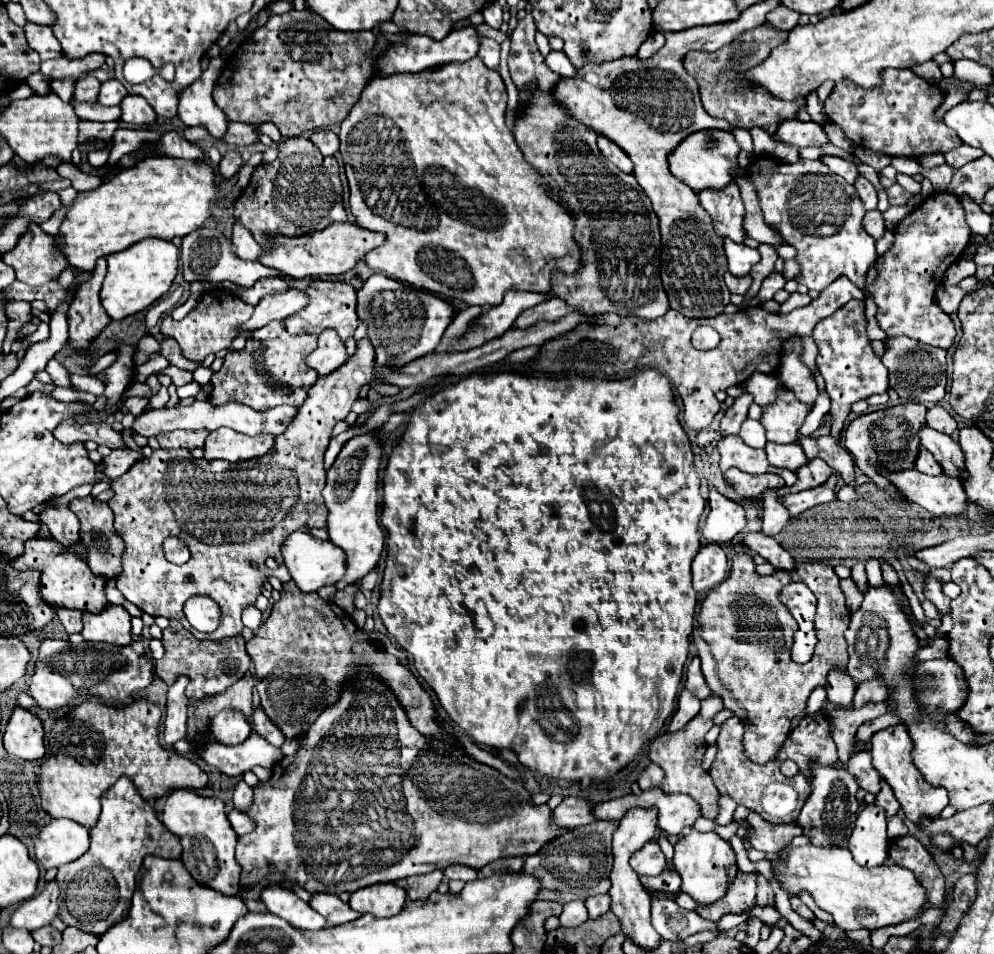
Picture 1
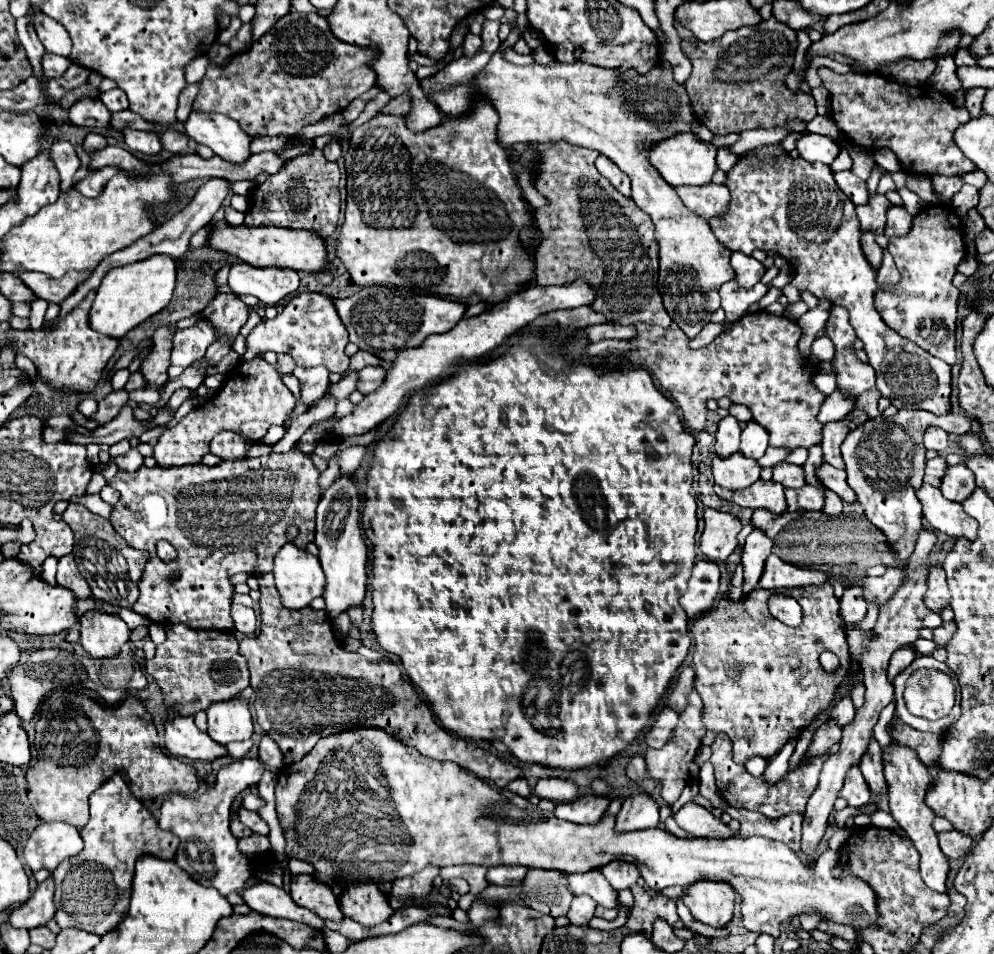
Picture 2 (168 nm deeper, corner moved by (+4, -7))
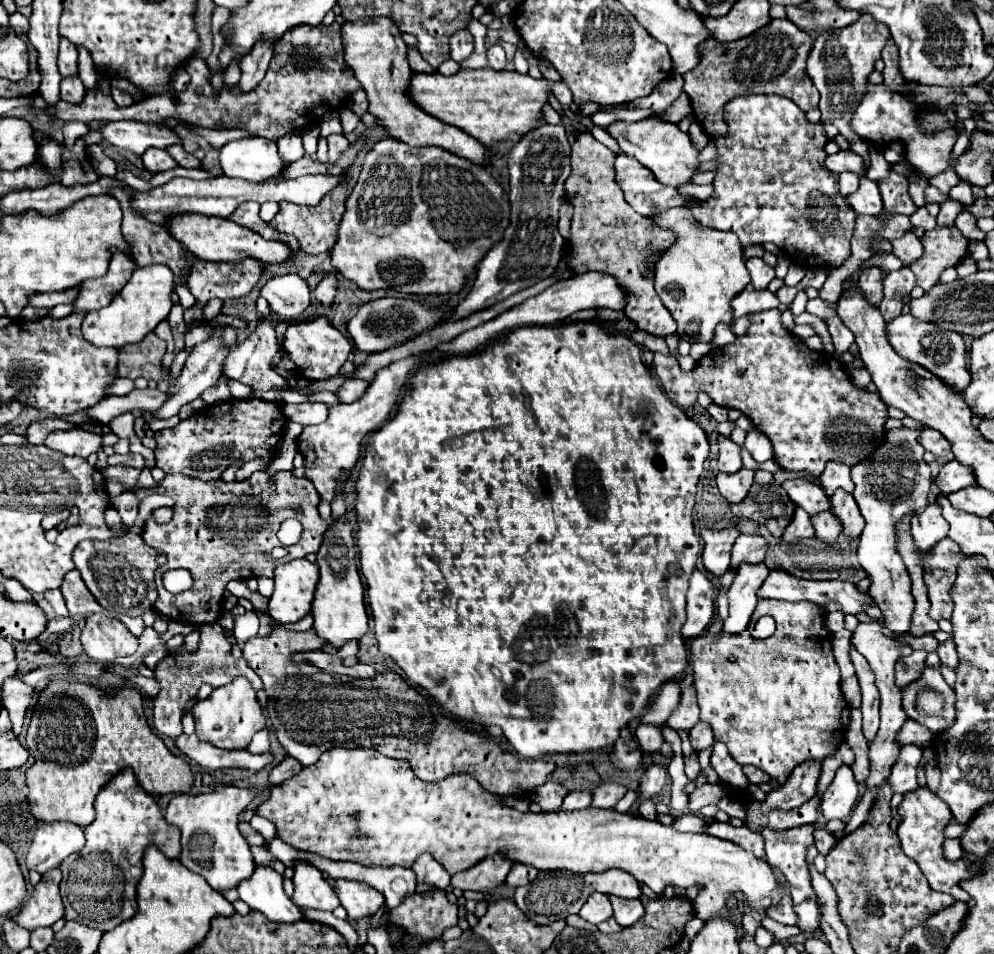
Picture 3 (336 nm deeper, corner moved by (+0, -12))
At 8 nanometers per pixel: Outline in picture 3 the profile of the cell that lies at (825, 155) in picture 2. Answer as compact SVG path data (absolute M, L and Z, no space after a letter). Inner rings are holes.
M846 149L846 151L838 151L834 155L826 155L824 159L824 167L836 175L844 173L844 171L854 171L858 175L864 175L864 163L862 157L856 155L854 151Z

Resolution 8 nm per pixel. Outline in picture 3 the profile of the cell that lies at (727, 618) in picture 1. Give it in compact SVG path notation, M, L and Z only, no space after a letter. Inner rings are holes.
M760 599L756 605L756 611L750 619L750 625L746 631L742 633L704 633L700 637L694 637L690 641L690 661L692 661L692 671L694 671L694 687L698 693L698 705L700 705L700 719L706 721L712 731L714 731L714 739L722 741L728 745L730 755L736 763L740 765L756 765L758 769L766 771L770 777L778 779L780 783L786 781L786 777L790 775L790 771L800 765L802 761L808 759L824 759L832 753L836 753L836 745L840 745L844 741L850 717L848 717L848 703L840 691L840 669L836 665L834 653L832 653L832 641L830 641L830 631L826 629L826 611L822 605L816 605L812 601L798 601L798 603L790 603L790 601L776 601L776 599ZM762 615L770 615L776 621L776 633L774 637L768 639L756 639L752 637L752 627L758 621L758 617Z

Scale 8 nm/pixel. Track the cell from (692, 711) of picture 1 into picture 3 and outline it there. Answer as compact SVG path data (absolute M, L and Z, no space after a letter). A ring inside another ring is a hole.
M638 725L636 729L636 739L642 747L642 751L648 751L648 753L656 753L662 749L664 745L664 735L662 735L662 729L656 727L656 725Z

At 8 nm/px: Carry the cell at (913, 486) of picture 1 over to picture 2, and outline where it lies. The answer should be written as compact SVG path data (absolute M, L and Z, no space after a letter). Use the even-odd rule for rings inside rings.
M922 484L920 490L916 490L918 500L924 508L924 518L930 522L930 526L942 534L948 534L952 538L976 538L976 520L970 518L962 504L950 502L942 496L942 492L930 484Z

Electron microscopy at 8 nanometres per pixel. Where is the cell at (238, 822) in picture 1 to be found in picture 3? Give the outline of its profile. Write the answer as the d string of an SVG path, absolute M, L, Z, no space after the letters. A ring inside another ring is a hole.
M240 823L238 827L240 827L242 837L244 837L250 845L264 845L264 837L262 837L256 829L252 829L248 823Z

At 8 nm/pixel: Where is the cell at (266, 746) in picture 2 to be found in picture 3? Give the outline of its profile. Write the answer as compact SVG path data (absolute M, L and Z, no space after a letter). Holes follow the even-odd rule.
M286 757L282 763L278 763L272 771L270 771L270 785L280 785L282 781L290 779L294 773L298 773L298 769L302 769L302 765L298 761L294 761L294 757Z

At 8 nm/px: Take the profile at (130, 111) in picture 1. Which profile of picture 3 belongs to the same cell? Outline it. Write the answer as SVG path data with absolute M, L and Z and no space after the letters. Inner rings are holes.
M150 147L146 149L146 153L142 155L142 163L148 171L168 171L168 169L174 169L178 167L178 163L164 151L164 149L158 149L158 147Z

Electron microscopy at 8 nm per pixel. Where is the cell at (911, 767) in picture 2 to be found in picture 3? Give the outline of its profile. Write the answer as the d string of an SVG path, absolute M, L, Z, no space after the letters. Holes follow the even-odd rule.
M918 787L916 791L910 791L904 795L902 803L898 805L898 815L902 817L900 819L900 825L898 825L898 837L900 837L900 843L902 843L902 849L908 857L912 857L918 867L922 869L922 873L926 875L930 887L934 891L940 891L940 893L948 893L952 895L956 901L970 901L970 895L966 891L960 889L960 881L962 879L970 879L978 873L968 869L968 861L962 859L962 861L956 861L956 863L950 863L942 857L942 841L944 841L944 835L942 835L942 829L948 825L952 813L948 809L948 805L934 793L930 791L928 787Z

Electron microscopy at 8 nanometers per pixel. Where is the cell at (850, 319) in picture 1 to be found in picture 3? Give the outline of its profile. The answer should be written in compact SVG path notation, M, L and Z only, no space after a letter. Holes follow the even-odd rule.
M828 461L826 469L822 473L822 487L828 495L834 495L834 489L846 489L846 491L854 491L854 483L850 479L850 467L838 461Z

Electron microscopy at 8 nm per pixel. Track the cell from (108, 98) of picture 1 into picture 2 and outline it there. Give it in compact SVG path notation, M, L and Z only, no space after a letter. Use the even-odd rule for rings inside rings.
M112 88L112 90L104 92L100 100L104 102L104 106L106 106L110 112L120 112L120 110L126 110L126 108L128 108L126 94L124 94L120 88Z

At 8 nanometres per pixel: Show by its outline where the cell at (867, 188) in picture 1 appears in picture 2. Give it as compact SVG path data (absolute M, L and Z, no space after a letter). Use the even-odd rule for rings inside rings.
M870 196L866 206L858 206L856 214L862 224L862 232L882 234L886 226L886 208L890 208L886 196Z

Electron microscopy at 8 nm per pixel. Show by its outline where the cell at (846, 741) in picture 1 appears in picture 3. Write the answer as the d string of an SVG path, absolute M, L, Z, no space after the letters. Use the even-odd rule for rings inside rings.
M850 677L850 679L842 681L842 693L844 693L846 701L850 703L850 707L860 707L862 695L860 695L860 685L858 685L856 677Z

